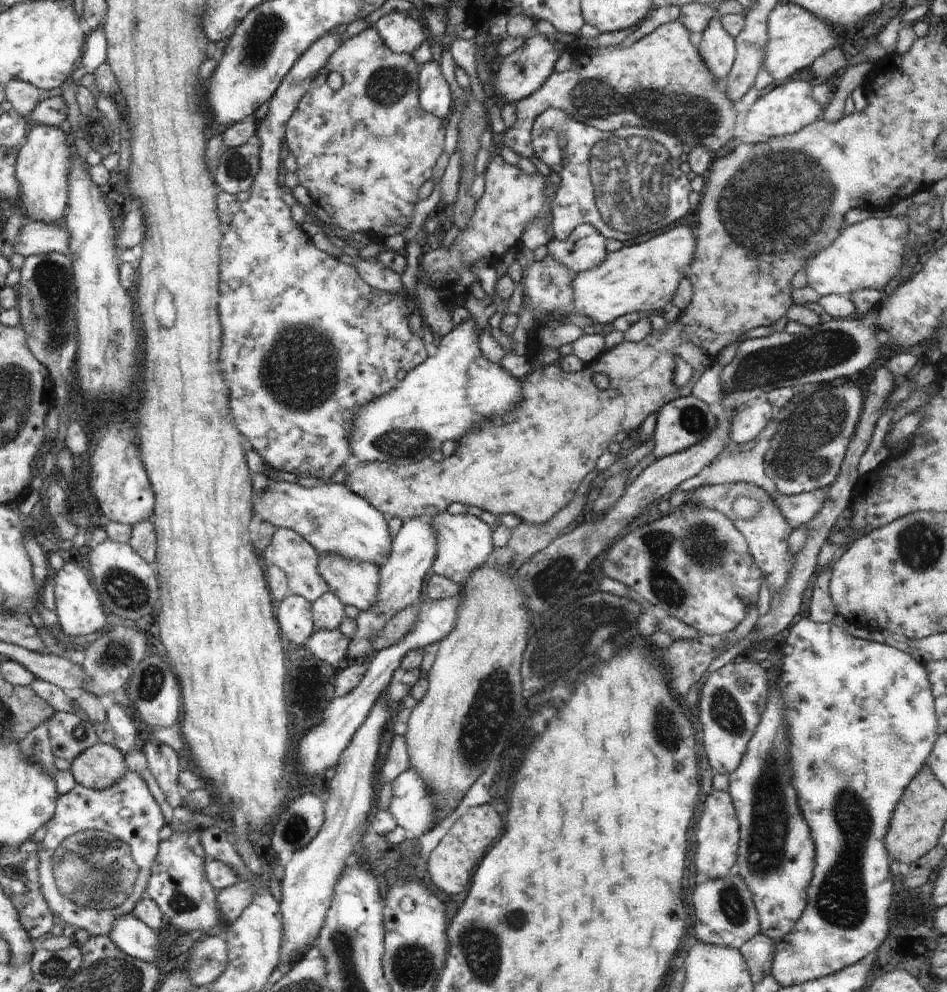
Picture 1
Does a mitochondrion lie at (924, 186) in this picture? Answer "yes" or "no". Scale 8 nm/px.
no

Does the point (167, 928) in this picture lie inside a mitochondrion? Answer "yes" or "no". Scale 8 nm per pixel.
no

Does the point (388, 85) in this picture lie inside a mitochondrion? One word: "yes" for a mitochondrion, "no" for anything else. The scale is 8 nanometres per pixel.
yes

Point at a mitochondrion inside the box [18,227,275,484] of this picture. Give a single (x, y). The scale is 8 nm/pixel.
(48, 305)

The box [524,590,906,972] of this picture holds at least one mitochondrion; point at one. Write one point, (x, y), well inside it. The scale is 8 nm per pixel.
(841, 901)

